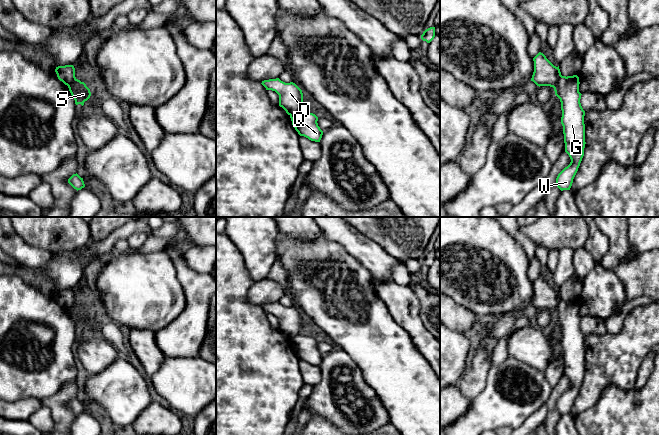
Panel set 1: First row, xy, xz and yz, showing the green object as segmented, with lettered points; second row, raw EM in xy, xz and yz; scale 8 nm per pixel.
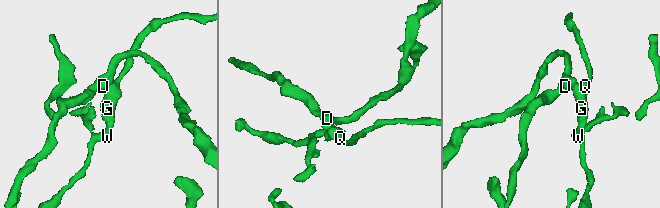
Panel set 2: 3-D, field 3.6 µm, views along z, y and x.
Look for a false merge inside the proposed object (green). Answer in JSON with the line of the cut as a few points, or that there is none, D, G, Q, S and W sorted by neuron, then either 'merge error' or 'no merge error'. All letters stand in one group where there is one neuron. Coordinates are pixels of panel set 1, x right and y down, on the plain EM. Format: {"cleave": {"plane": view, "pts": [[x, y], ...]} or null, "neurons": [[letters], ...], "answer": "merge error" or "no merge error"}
{"cleave": {"plane": "yz", "pts": [[561, 299], [553, 311]]}, "neurons": [["D"], ["G", "Q", "S", "W"]], "answer": "merge error"}

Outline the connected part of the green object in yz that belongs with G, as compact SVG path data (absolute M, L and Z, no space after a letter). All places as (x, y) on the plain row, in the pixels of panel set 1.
M561 299L554 311L555 319L561 326L565 376L571 383L570 388L556 402L556 409L561 415L570 414L584 380L585 335L580 327L582 318L579 316L579 308L577 299L567 301Z

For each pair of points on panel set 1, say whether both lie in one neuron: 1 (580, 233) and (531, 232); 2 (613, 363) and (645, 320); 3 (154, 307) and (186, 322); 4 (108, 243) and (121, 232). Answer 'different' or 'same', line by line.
1: same
2: same
3: different
4: same

